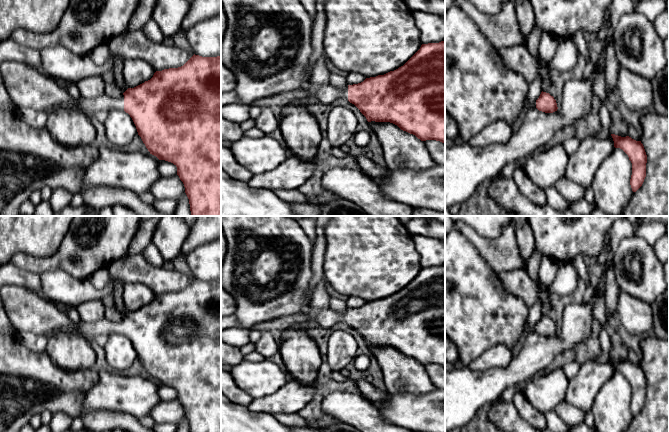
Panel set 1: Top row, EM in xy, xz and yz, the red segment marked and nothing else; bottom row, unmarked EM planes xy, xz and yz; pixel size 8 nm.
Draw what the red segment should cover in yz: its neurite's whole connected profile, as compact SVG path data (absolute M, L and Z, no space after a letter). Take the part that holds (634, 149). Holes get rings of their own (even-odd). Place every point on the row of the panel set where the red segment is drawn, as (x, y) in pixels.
M611 134L614 147L622 149L632 163L632 175L630 185L633 192L636 192L643 184L646 177L647 155L641 141L636 141L629 136L621 137Z

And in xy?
M194 54L183 66L156 71L150 80L128 88L119 98L104 94L94 99L75 99L62 81L18 61L1 62L0 73L13 104L20 112L27 108L41 112L49 109L80 111L87 115L100 111L108 113L114 109L125 111L132 118L150 154L177 167L177 175L189 199L191 215L221 216L221 55L202 57Z

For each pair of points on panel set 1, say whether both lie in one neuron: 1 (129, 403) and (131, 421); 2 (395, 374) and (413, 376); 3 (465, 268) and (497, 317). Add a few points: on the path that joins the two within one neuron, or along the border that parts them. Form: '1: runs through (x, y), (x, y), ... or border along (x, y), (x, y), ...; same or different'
1: border along (107, 409), (128, 412), (136, 418); different
2: runs through (399, 374), (409, 376); same
3: runs through (465, 280), (465, 283), (487, 305); same

